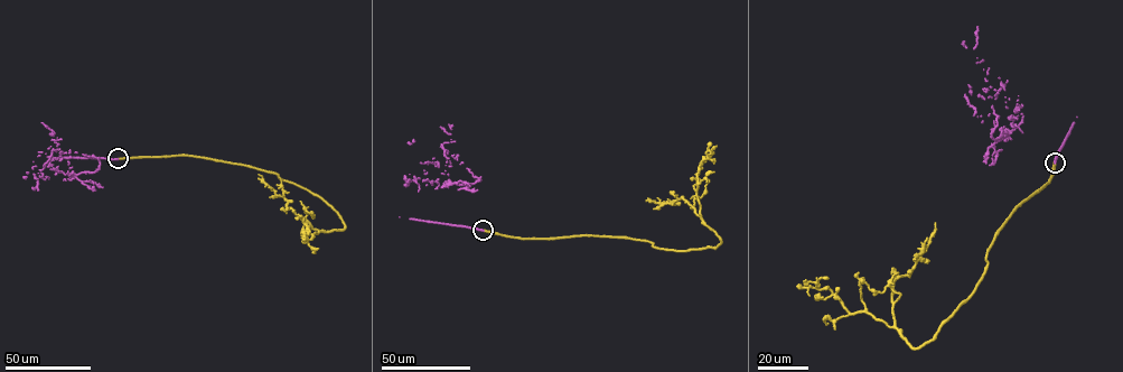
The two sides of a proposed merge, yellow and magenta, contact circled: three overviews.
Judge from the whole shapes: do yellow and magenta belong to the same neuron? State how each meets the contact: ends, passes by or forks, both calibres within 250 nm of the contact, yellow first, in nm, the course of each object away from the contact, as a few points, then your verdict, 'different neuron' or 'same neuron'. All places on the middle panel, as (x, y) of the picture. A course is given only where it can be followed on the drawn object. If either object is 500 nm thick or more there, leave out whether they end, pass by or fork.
yellow ends | magenta ends | 380/360 nm | yellow via (483, 230), (534, 239), (635, 239), (680, 251), (720, 243), (682, 198), (673, 204), (648, 197) | magenta via (483, 230), (420, 220), (426, 180), (480, 179), (448, 158), (450, 135), (440, 127) | same neuron

